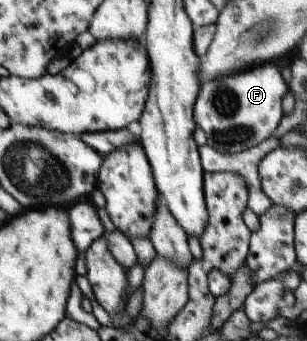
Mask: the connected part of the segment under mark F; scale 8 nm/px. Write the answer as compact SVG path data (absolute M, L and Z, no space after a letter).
M265 62L222 78L205 80L194 103L194 118L206 133L207 145L223 153L239 153L271 137L284 117L281 101L288 91L290 87L279 67L275 62Z

